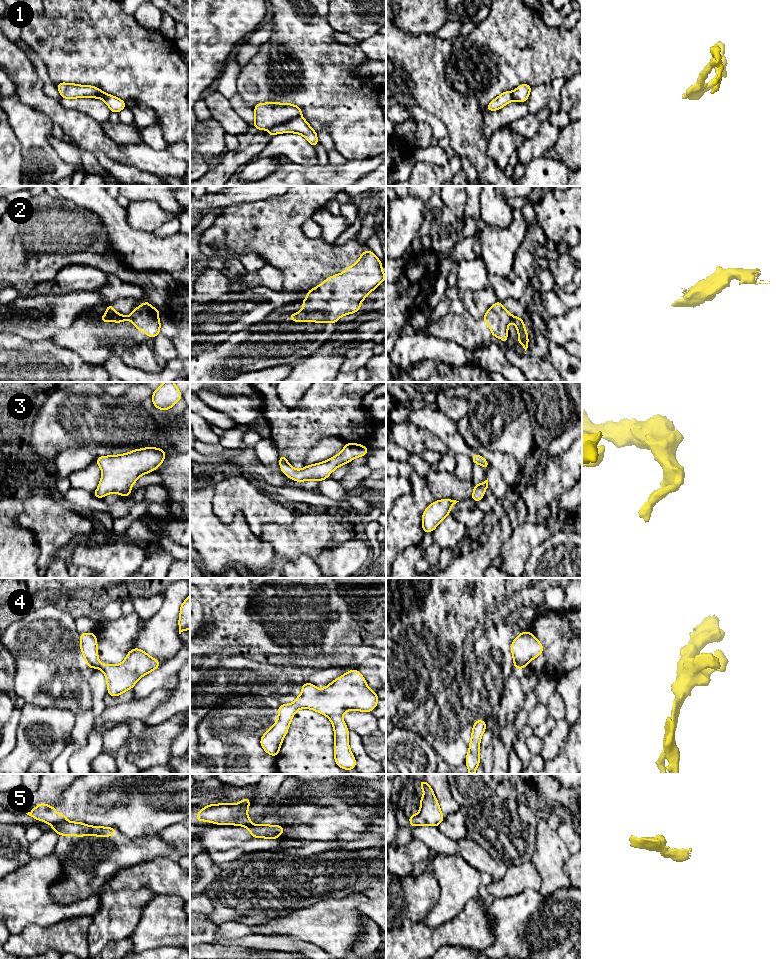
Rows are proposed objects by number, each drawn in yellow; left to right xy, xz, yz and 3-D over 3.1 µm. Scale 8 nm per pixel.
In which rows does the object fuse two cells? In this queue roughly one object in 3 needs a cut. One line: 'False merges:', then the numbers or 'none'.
False merges: 5

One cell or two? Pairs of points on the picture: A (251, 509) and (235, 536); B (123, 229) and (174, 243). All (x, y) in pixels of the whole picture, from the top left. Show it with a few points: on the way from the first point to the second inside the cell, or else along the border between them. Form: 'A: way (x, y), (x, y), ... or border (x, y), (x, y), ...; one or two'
A: border (246, 520), (238, 512), (230, 522), (222, 523); two
B: way (136, 242), (161, 243); one

